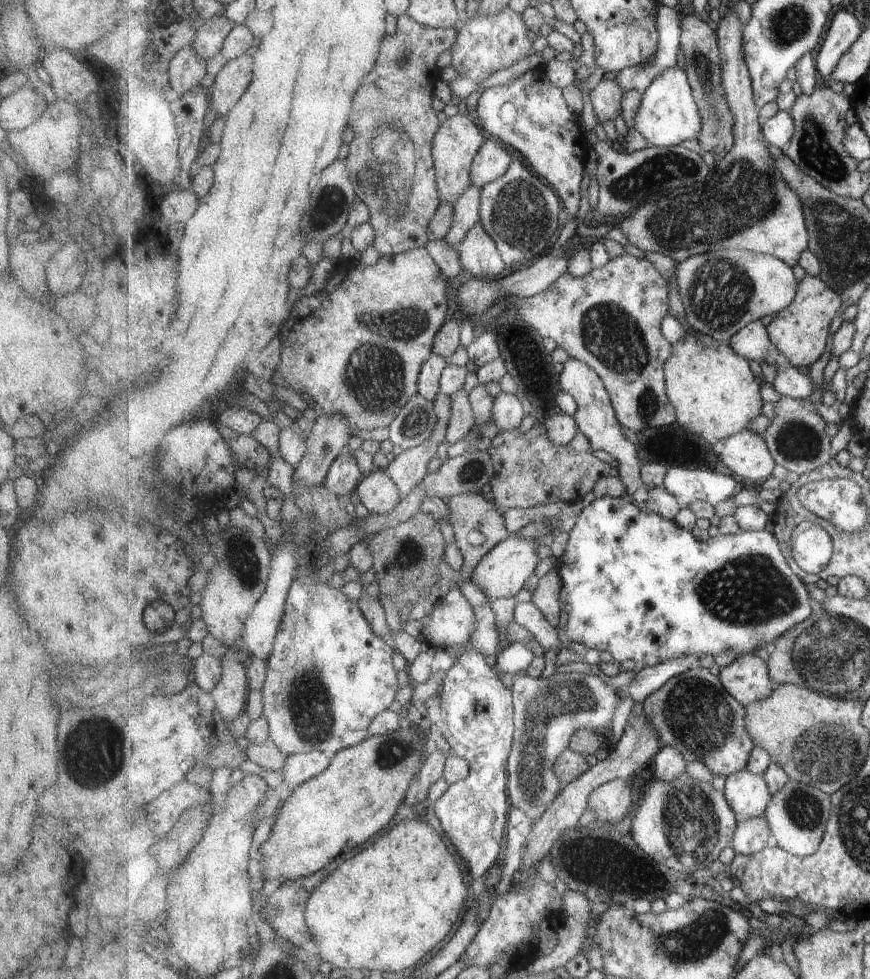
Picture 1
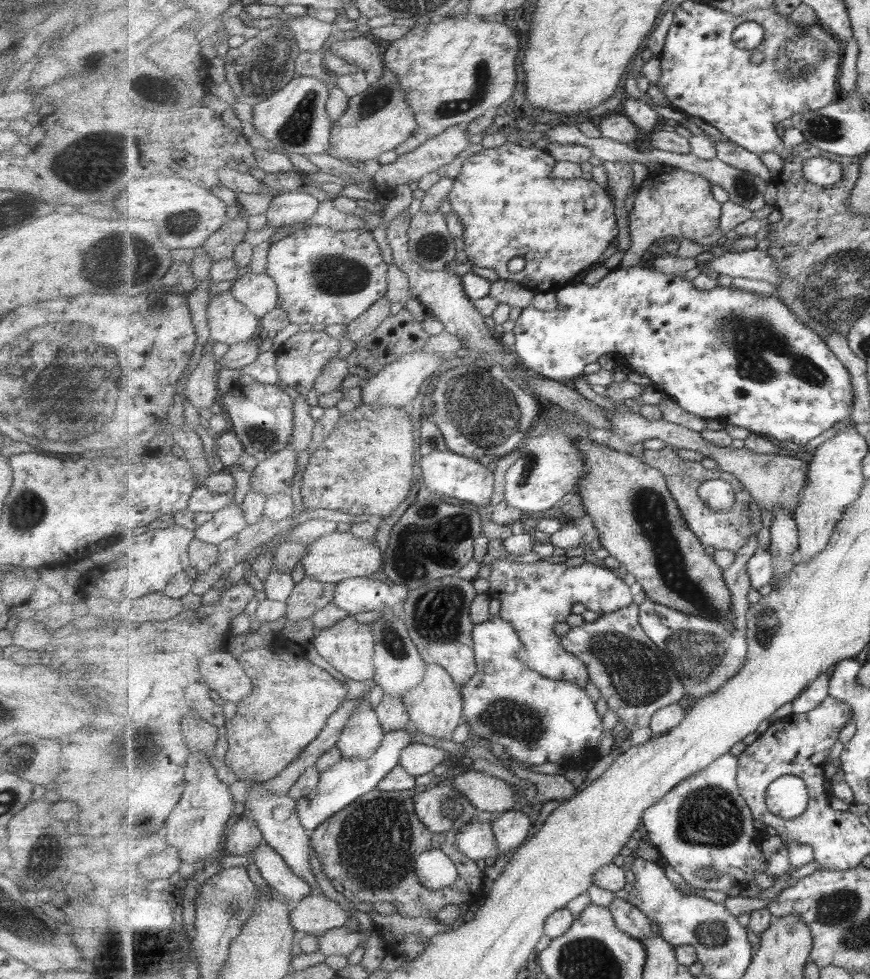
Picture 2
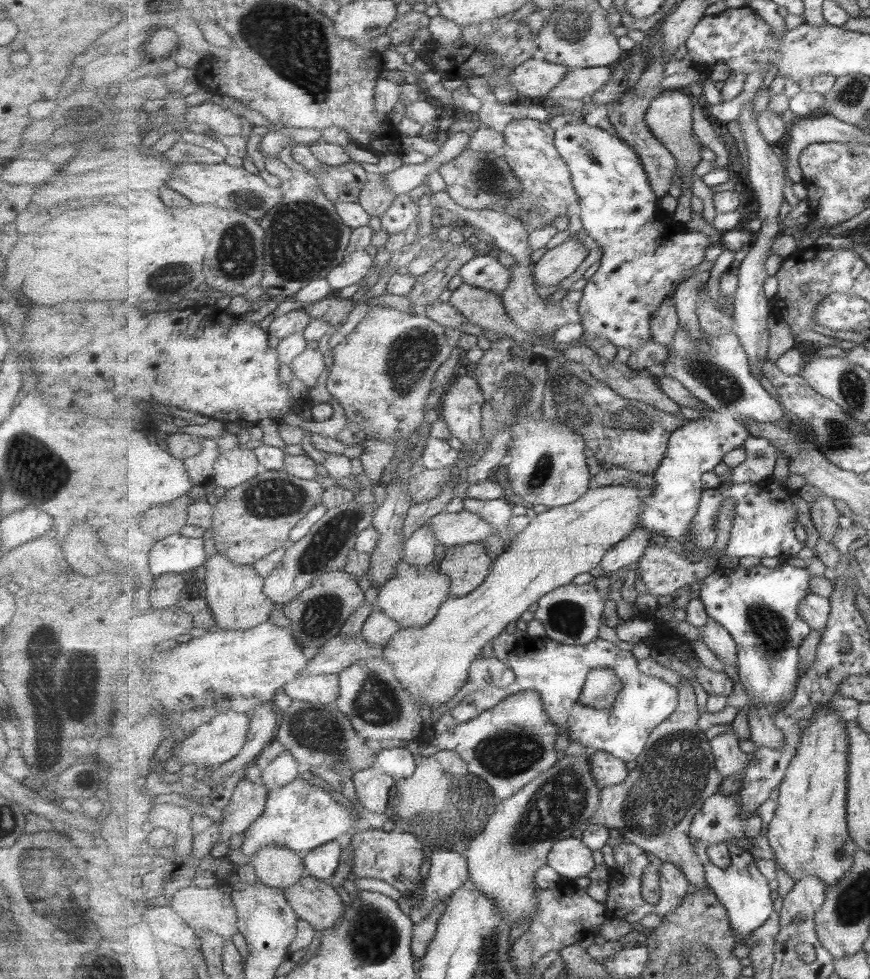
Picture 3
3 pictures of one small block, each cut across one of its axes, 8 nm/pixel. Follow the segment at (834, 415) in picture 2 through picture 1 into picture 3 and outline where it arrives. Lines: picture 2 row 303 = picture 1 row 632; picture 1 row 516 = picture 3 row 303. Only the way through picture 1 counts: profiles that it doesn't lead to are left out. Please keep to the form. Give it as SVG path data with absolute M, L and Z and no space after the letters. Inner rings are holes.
M567 123L560 129L556 130L556 145L561 153L561 156L568 162L569 170L573 176L573 182L576 186L577 192L580 195L580 218L583 222L584 229L588 234L600 245L602 248L602 256L600 266L594 275L587 280L586 285L582 288L582 299L580 300L579 312L582 316L582 325L585 327L584 335L582 336L582 344L585 346L591 346L594 340L598 338L606 338L609 342L619 346L619 348L627 348L631 352L644 346L645 343L652 340L652 318L660 306L668 299L676 295L677 289L688 278L688 274L693 272L699 264L705 262L705 256L707 256L707 248L713 246L711 238L705 236L697 230L687 229L684 236L675 237L670 233L669 222L665 219L660 208L657 206L658 196L653 190L651 183L648 179L648 174L643 167L641 157L637 154L637 151L633 149L625 140L619 137L613 130L605 131L601 128L590 126L583 123L571 124Z

